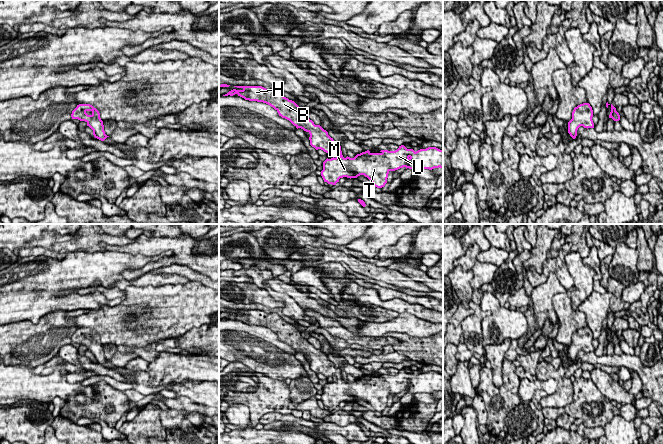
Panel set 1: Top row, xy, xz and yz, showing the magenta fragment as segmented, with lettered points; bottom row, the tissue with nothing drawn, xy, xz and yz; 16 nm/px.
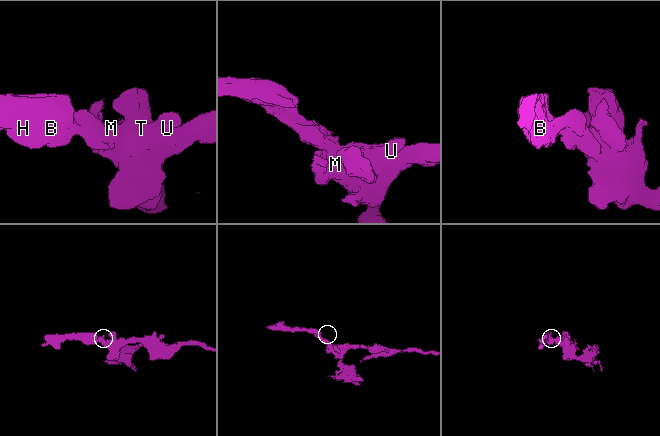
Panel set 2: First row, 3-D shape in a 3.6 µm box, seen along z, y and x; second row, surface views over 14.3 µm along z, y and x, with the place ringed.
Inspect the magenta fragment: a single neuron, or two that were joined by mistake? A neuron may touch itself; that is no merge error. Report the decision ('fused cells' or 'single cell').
single cell

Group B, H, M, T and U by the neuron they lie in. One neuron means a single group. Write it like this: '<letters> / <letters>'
B H M T U

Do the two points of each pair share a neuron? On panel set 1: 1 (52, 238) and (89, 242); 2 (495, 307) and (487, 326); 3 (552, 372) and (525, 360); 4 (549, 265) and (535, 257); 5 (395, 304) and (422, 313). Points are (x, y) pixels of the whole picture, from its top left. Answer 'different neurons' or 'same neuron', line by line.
1: different neurons
2: same neuron
3: different neurons
4: different neurons
5: same neuron

